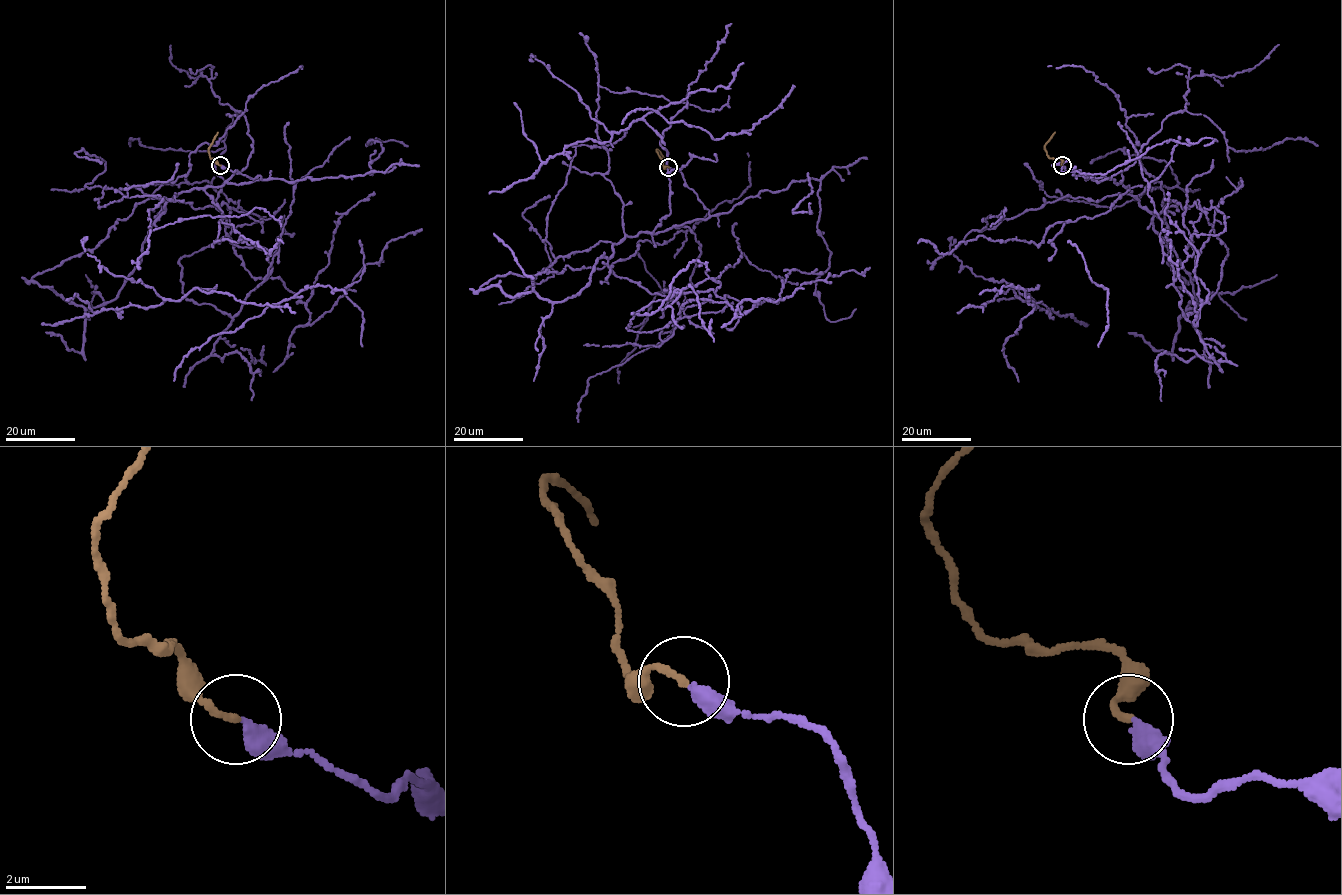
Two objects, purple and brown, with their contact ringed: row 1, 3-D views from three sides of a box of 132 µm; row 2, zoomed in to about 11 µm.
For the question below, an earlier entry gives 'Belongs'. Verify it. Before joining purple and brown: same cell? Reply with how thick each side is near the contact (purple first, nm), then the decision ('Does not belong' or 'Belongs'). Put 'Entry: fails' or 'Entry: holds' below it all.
Thickness 400 nm (purple) against 170 nm. Belongs
Entry: holds

